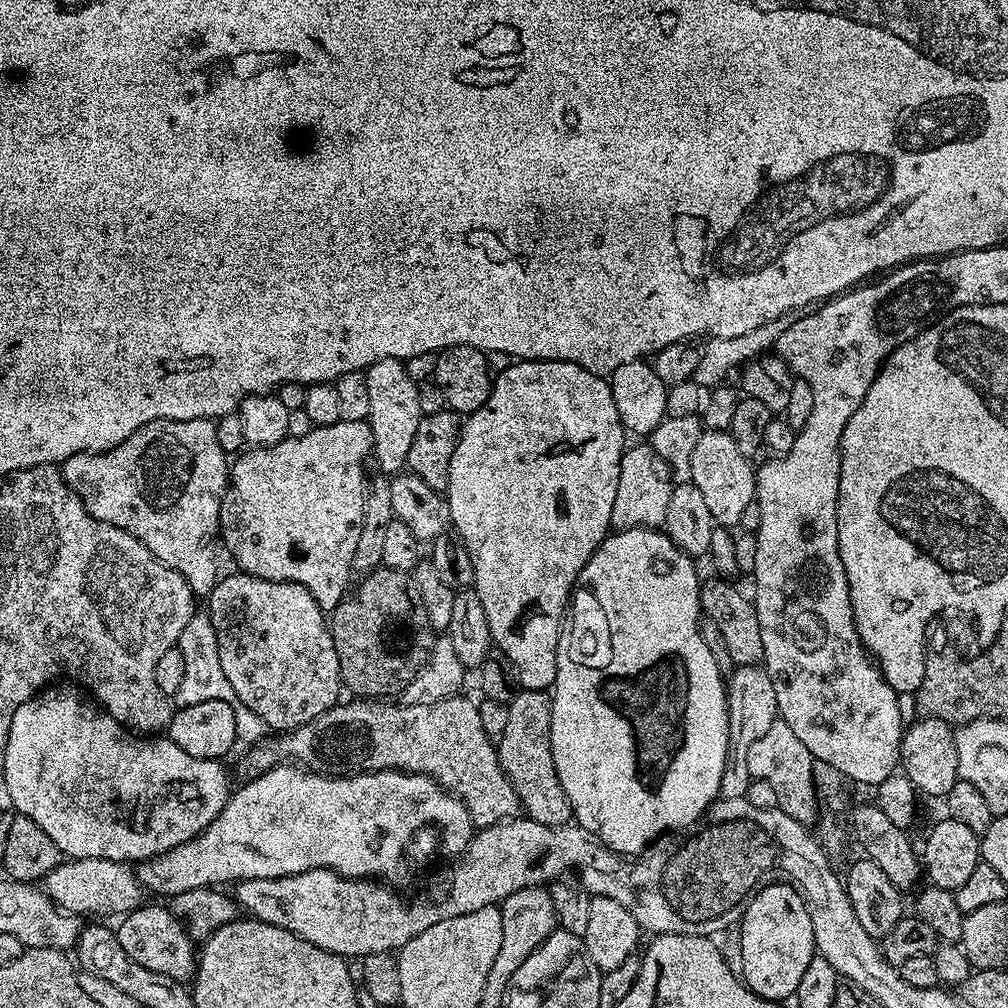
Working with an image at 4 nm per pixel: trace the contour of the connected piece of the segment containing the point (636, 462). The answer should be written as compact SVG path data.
M636 442L636 445L625 447L618 474L618 494L614 494L614 510L612 511L612 528L655 528L659 529L666 522L666 509L670 506L674 477L667 462L652 449L651 443Z

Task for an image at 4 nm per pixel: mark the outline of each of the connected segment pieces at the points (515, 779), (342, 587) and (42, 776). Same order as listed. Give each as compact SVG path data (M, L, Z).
M521 690L507 706L506 730L502 730L502 738L498 741L500 765L518 794L523 815L551 828L569 823L573 819L572 807L562 790L562 782L558 782L550 746L551 695L538 690Z
M340 419L333 424L314 426L302 437L289 436L268 448L253 447L248 451L235 457L228 489L220 503L223 547L224 544L228 547L239 571L263 580L301 584L314 594L320 608L335 610L341 607L344 591L348 588L348 572L353 571L358 536L362 532L366 493L364 459L367 456L369 459L372 452L372 431L368 421Z
M68 682L61 683L59 686L45 687L26 702L22 702L22 706L18 706L18 710L14 710L14 722L10 722L10 734L2 760L4 760L2 774L6 778L6 790L10 790L13 809L19 815L38 822L38 826L42 826L42 830L46 830L46 835L54 841L54 846L58 846L60 853L73 860L82 858L121 862L153 860L156 856L166 854L180 844L186 843L187 840L194 840L200 832L204 832L206 826L210 826L210 822L214 822L214 818L218 818L218 814L226 806L230 795L228 776L224 773L225 765L221 761L190 758L190 754L186 754L186 750L182 750L182 746L178 746L170 739L145 738L143 735L125 728L109 712L105 712L99 703L93 702L79 687Z

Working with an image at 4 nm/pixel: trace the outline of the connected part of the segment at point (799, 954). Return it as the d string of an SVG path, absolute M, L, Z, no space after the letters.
M765 884L746 906L743 916L738 921L739 928L741 968L739 971L749 990L755 996L777 1002L795 996L798 982L802 982L802 974L806 974L806 966L810 966L812 957L817 955L816 928L810 922L810 910L801 898L799 890L793 888L791 884Z

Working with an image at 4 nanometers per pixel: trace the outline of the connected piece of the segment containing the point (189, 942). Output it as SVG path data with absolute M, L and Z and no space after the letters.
M148 902L127 913L121 920L124 921L114 928L116 937L118 942L122 942L122 950L126 950L126 954L130 954L138 966L146 966L146 970L166 974L166 978L174 978L183 984L188 984L195 977L197 945L168 906L159 908Z

